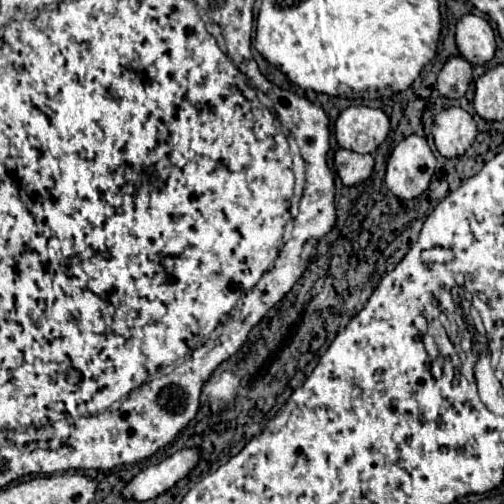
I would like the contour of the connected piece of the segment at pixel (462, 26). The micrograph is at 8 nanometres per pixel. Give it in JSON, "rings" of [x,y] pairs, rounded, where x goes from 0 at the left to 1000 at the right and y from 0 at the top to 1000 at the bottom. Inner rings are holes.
{"rings":[[[919,30],[907,42],[903,58],[903,85],[911,105],[935,129],[958,129],[978,117],[982,105],[982,69],[974,50],[946,30]]]}

